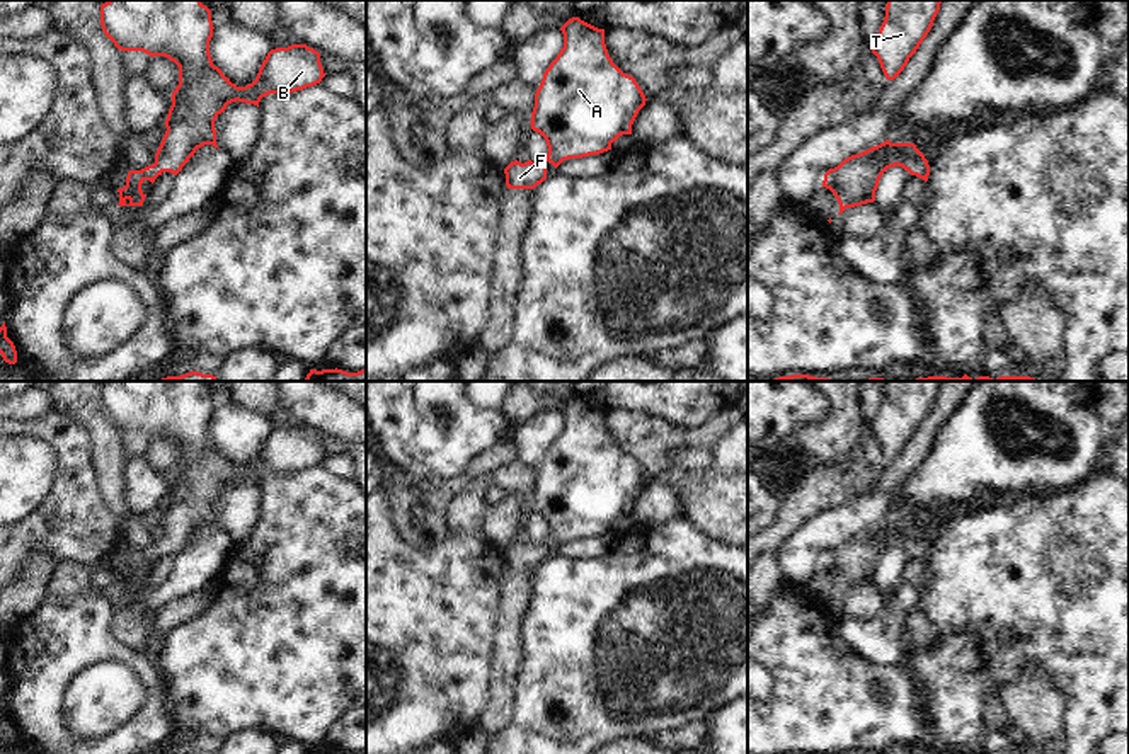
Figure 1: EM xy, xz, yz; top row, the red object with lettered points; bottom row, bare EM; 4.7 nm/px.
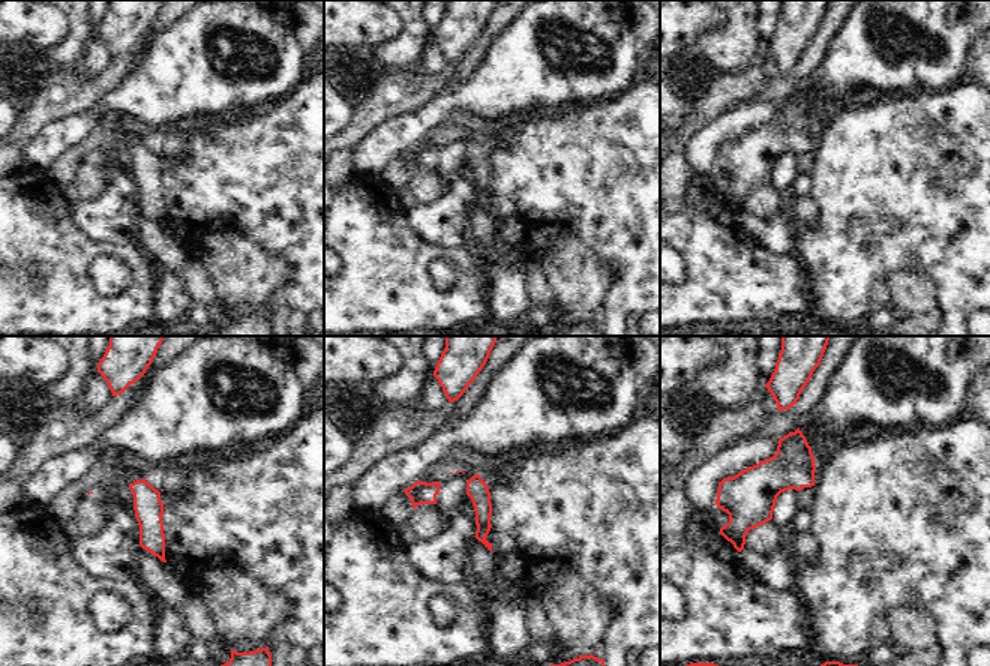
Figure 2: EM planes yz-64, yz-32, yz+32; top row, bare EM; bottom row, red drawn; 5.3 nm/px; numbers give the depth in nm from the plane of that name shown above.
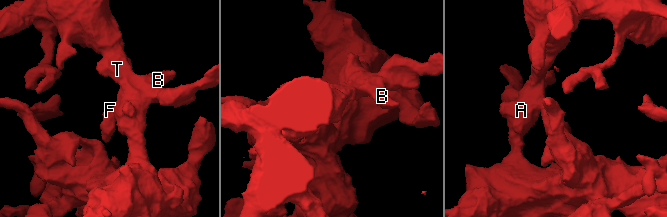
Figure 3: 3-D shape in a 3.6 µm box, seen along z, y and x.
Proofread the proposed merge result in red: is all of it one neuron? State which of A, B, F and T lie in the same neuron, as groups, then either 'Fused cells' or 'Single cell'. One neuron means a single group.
Groups: A B F T. Single cell

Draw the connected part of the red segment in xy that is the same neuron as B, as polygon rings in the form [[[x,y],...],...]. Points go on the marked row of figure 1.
[[[107,0],[100,5],[100,26],[121,51],[165,56],[179,66],[179,85],[165,119],[165,134],[155,162],[129,170],[126,186],[117,189],[117,206],[143,206],[141,184],[152,184],[163,172],[177,175],[204,145],[216,145],[216,117],[232,102],[259,107],[269,94],[291,94],[313,87],[325,77],[320,53],[307,44],[271,49],[255,80],[237,87],[213,65],[211,10],[201,0]]]

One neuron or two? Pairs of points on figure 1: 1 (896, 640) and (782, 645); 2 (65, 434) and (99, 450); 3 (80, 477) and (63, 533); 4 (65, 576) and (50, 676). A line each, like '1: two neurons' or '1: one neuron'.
1: two neurons
2: two neurons
3: one neuron
4: two neurons

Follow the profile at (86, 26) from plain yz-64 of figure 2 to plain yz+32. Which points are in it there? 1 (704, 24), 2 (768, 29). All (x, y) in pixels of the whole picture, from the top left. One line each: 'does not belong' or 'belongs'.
1: does not belong
2: does not belong

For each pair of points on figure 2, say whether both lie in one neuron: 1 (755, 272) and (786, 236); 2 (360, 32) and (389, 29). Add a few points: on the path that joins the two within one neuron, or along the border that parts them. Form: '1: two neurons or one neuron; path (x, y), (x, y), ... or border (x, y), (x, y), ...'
1: two neurons; border (744, 228), (773, 252), (788, 254)
2: one neuron; path (368, 29), (381, 29)

